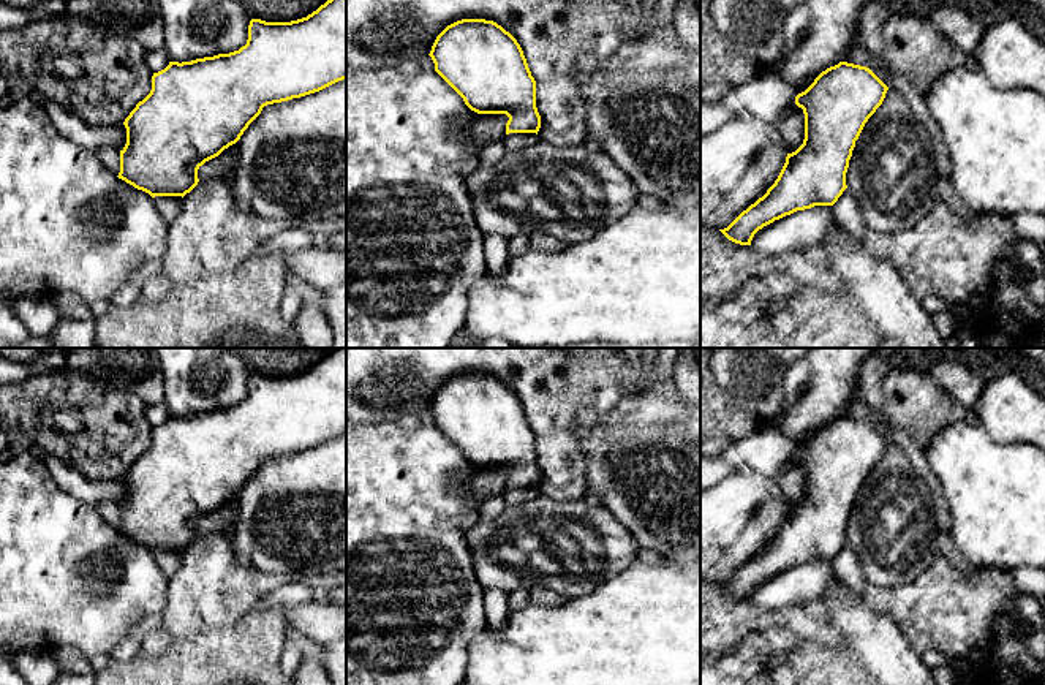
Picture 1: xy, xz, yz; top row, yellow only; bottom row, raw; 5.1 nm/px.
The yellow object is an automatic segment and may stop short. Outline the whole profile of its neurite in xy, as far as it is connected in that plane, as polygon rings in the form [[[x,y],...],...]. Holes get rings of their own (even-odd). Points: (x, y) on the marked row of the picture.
[[[327,0],[316,11],[307,17],[291,21],[291,22],[266,22],[261,19],[251,19],[248,25],[248,40],[247,44],[239,51],[229,54],[218,54],[213,57],[196,59],[191,62],[169,62],[169,65],[153,73],[152,76],[152,90],[150,93],[136,104],[136,108],[125,119],[123,125],[126,128],[126,144],[120,150],[120,172],[119,179],[133,185],[138,190],[155,196],[185,196],[190,193],[199,182],[198,169],[209,160],[218,157],[224,149],[236,144],[248,125],[261,114],[262,108],[274,103],[288,101],[292,98],[300,98],[315,92],[319,92],[338,81],[346,79],[346,0]]]

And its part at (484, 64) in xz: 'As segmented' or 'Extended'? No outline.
As segmented

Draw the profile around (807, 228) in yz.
[[[814,206],[764,226],[754,234],[751,247],[764,255],[805,252],[822,244],[836,225],[832,206]]]

